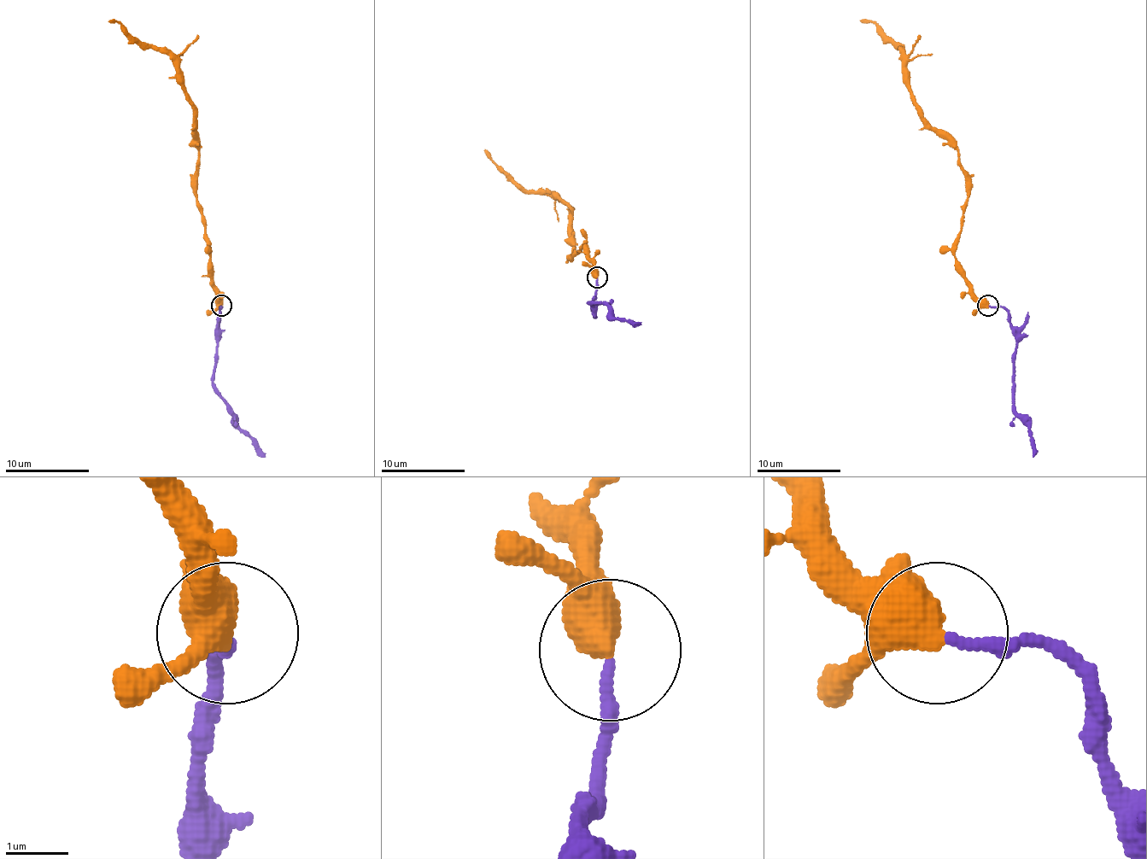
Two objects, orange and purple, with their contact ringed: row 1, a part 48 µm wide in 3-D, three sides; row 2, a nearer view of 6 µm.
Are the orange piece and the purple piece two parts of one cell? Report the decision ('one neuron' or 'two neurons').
one neuron

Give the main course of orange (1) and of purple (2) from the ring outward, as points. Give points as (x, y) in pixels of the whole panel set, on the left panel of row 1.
1: (220, 306), (197, 201), (196, 107), (178, 65), (168, 55), (147, 48), (118, 23), (108, 20)
2: (220, 306), (213, 388), (227, 411), (265, 457)

